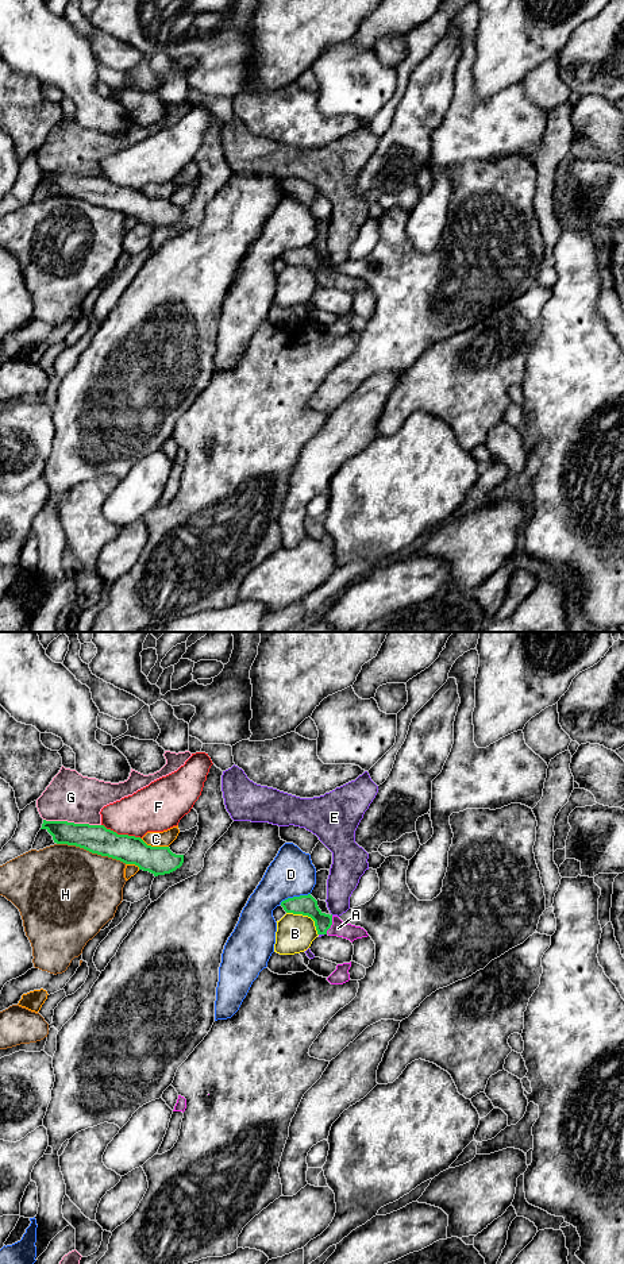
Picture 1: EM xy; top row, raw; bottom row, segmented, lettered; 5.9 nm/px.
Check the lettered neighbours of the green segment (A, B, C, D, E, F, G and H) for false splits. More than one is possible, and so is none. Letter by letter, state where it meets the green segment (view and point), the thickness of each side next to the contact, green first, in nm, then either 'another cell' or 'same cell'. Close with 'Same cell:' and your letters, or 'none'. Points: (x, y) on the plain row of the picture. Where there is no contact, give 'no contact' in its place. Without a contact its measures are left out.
A: xy (331, 276) | 120/90 nm | same cell
B: xy (307, 266) | 120/220 nm | another cell
C: xy (154, 199) | 170/100 nm | another cell
D: xy (295, 249) | 120/280 nm | another cell
E: xy (322, 285) | 120/20 nm | another cell
F: xy (122, 187) | 170/280 nm | another cell
G: xy (72, 174) | 170/300 nm | another cell
H: xy (92, 204) | 170/500 nm | another cell
Same cell: A

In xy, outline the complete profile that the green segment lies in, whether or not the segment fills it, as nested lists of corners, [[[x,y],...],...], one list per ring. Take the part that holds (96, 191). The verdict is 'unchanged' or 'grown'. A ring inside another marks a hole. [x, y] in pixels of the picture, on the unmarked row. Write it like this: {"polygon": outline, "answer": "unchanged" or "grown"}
{"polygon": [[[43,172],[41,181],[46,181],[57,196],[76,197],[126,216],[135,216],[154,228],[170,226],[184,215],[184,207],[173,205],[169,199],[151,199],[140,189],[118,186],[104,177]]], "answer": "unchanged"}

